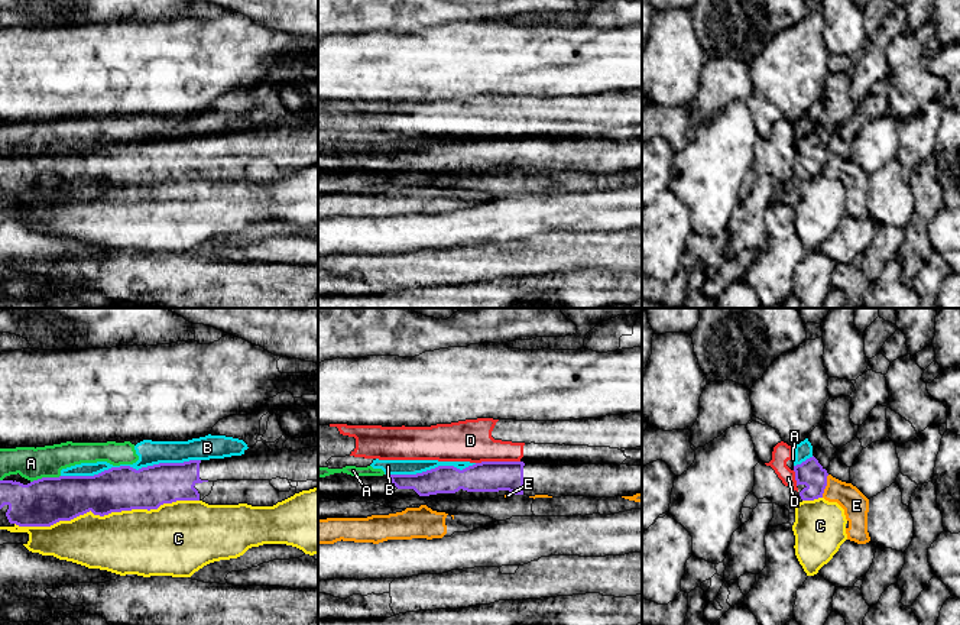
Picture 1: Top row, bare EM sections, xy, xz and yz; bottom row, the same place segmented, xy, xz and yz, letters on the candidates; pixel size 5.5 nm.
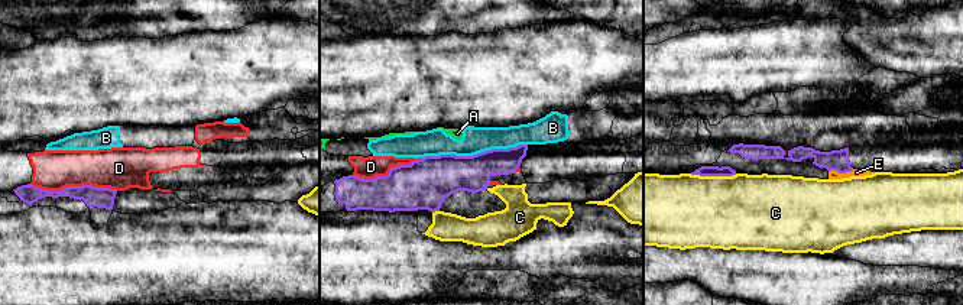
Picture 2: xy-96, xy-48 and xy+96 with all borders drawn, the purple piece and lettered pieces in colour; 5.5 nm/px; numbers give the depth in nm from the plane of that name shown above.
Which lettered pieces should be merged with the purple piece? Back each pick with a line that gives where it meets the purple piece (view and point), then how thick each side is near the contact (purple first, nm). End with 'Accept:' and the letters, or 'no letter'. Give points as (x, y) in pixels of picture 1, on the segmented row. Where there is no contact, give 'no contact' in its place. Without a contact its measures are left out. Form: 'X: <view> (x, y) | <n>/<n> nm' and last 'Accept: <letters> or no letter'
Accept: no letter

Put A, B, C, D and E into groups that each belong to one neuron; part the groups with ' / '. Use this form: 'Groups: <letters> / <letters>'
Groups: A B / C / D / E

